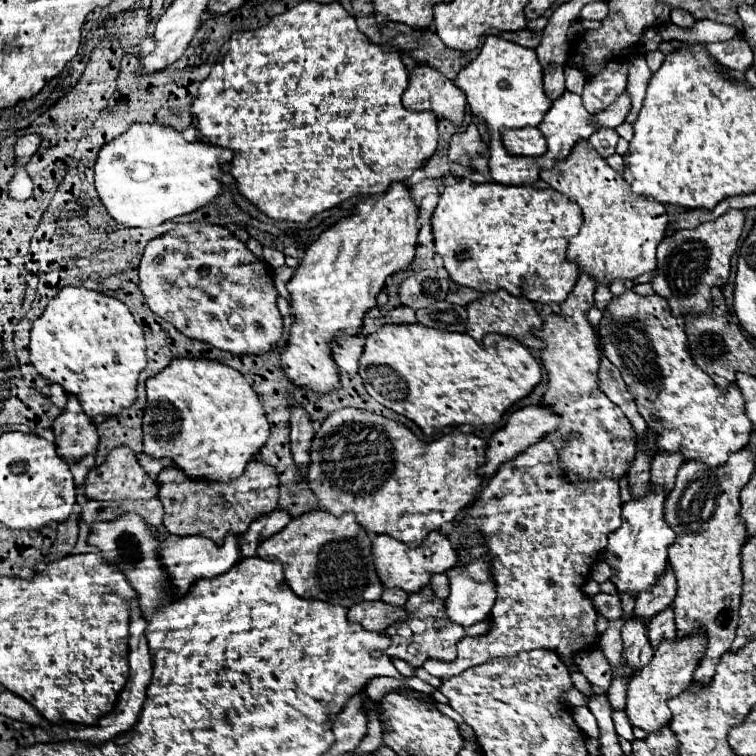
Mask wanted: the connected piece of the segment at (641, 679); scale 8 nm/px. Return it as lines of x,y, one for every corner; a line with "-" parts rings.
692,633
686,639
674,639
672,643
660,643
652,661
638,671
628,683
628,697
626,697
626,715
634,727
644,729
646,733
656,733
662,727
670,725
670,709
666,705
668,699
680,695
684,687
690,685
694,669
698,667
700,655
704,653
704,635

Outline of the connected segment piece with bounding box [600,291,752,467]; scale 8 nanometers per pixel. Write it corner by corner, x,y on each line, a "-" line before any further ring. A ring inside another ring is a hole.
626,291
608,305
600,337
604,357
618,367
622,379
638,405
638,413
656,433
658,451
682,453
684,461
702,461
708,467
720,467
730,453
748,445
752,423
744,411
744,399
736,385
722,393
712,379
696,367
688,353
684,319
674,317
670,307
658,295
640,297

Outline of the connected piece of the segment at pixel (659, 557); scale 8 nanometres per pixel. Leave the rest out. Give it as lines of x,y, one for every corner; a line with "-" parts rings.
648,489
646,497
642,499
632,499
622,507
622,525
608,537
608,545
606,545
606,563
612,567
612,577
610,581
614,583
618,595
640,595
640,591
648,591
658,579
660,575
666,571
668,565
668,547
674,543
676,535
674,531
668,527
668,523
664,521
664,501
666,495
660,489

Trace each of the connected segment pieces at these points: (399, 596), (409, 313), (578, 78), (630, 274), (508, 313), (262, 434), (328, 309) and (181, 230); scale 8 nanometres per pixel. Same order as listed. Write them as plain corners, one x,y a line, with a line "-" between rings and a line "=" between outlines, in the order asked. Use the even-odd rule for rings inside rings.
384,589
380,601
388,603
388,605
394,605
394,607
404,607
408,595
402,591
402,589
=
396,307
382,317
382,323
416,323
416,315
410,307
=
566,67
564,75
566,75
566,89
568,89
568,91
574,91
576,95
580,95
582,89
584,89
586,77
584,77
580,71
572,69
572,67
=
580,141
568,159
556,163
552,169
542,171
540,179
546,181
552,189
562,191
562,195
572,199
582,209
584,225
580,227
580,233
570,239
568,253
566,253
568,261
576,263
580,271
588,273
596,283
612,285
614,279
628,281
628,279
636,279
642,273
650,273
656,269
656,247
666,237
666,227
668,227
668,213
664,205
654,203
650,199
642,199
640,195
632,195
622,175
616,173
606,163
606,159
596,155
596,151
588,147
588,141
=
500,289
500,291
494,291
494,293
482,295
480,299
472,301
466,309
468,309
466,333
470,337
474,337
476,341
482,341
484,335
488,335
488,333
498,333
498,335
504,335
504,337
520,341
528,349
542,349
544,347
544,341
540,341
538,337
532,335
532,329
540,329
542,327
542,319
536,313
534,303
528,301
528,299
514,297
508,291
=
174,359
164,371
146,381
148,403
144,409
142,431
144,449
148,457
172,459
190,479
204,481
232,481
236,479
246,463
256,457
270,435
270,427
258,395
252,391
242,373
228,365
208,359
=
392,183
384,195
374,195
358,203
356,213
352,217
340,219
306,249
300,267
294,271
294,277
288,281
290,305
294,309
294,323
290,329
286,349
282,351
280,357
280,367
290,383
310,391
312,395
326,395
340,387
338,367
332,357
332,345
342,335
360,333
366,311
378,307
376,295
382,291
386,277
412,263
416,251
416,237
418,237
416,221
418,221
418,207
410,197
410,189
404,183
=
178,223
172,231
164,233
164,235
158,237
158,239
152,239
152,241
146,245
146,251
144,251
144,257
142,257
142,263
140,263
140,269
138,269
138,271
140,271
140,289
142,289
142,293
144,293
150,309
152,309
158,317
170,321
180,333
184,333
184,335
190,337
190,339
206,341
206,343
210,343
210,345
214,345
214,347
218,347
218,349
222,349
222,351
230,351
230,353
236,353
236,355
252,353
252,355
258,355
258,357
260,357
260,353
266,355
266,353
272,349
272,343
276,343
276,341
282,337
282,315
280,315
280,311
278,311
278,307
276,307
276,295
278,295
278,293
276,293
276,289
274,289
274,283
272,283
272,275
270,275
270,271
268,271
268,265
262,263
260,259
256,259
256,257
250,253
250,249
248,249
242,241
238,241
226,227
216,227
216,225
200,227
198,223
-
236,317
240,317
242,323
236,323
236,321
234,321

